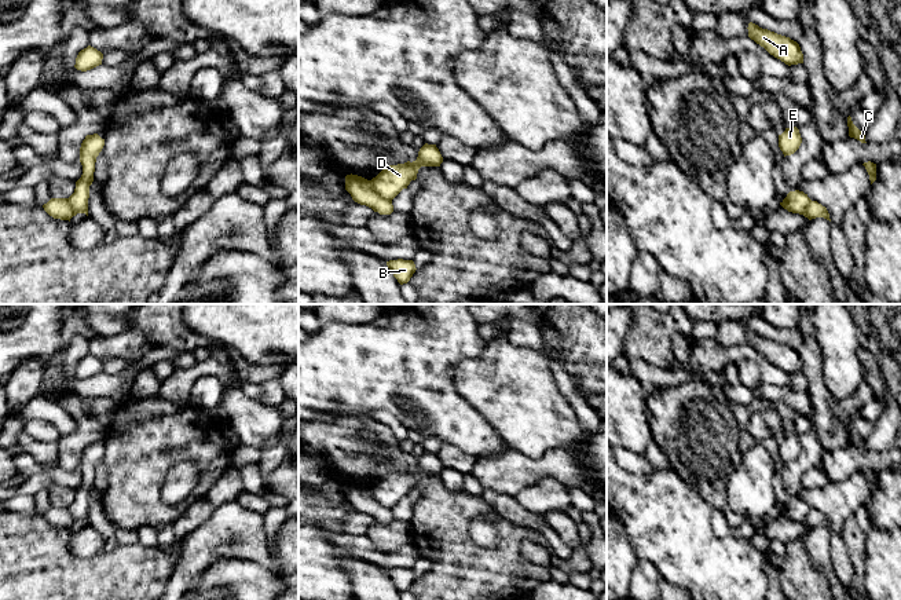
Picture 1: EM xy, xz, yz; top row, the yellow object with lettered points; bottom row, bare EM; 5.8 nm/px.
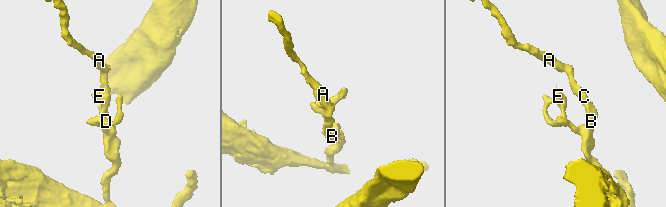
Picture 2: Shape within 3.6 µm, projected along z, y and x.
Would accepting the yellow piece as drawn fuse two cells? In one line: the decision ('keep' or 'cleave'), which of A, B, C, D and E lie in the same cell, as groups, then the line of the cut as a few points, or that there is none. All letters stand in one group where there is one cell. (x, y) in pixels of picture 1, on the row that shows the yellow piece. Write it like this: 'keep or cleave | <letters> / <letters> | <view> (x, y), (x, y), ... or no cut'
cleave | A B C / D E | xz (369, 180), (383, 197), (391, 201)

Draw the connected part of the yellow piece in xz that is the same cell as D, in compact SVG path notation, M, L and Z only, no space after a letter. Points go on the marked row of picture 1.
M425 143L415 161L387 165L370 183L382 198L392 201L411 180L417 179L421 167L440 167L442 162L443 157L436 144Z

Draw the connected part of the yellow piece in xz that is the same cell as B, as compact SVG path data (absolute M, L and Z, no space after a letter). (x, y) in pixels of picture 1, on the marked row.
M403 259L389 260L387 266L400 285L407 283L417 270L413 260Z

